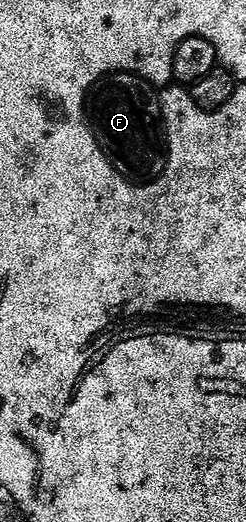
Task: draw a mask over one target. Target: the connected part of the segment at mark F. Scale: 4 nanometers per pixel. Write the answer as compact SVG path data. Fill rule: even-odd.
M115 73L93 83L86 97L86 124L90 126L91 133L98 139L99 147L106 152L112 169L135 185L152 183L166 172L166 152L160 138L160 107L155 96L153 99L150 94L151 88L138 76Z

